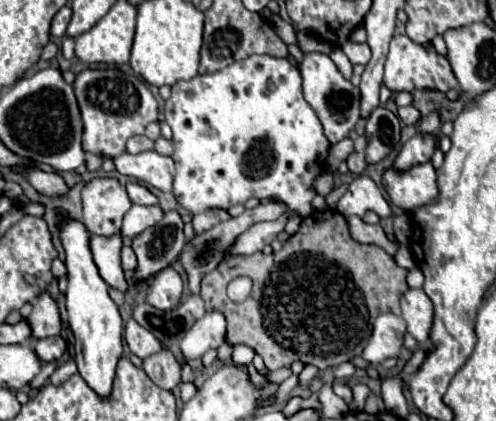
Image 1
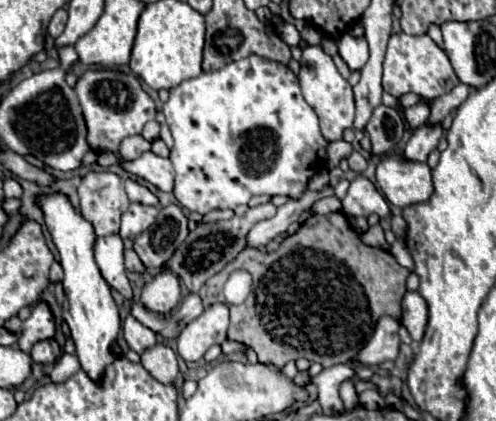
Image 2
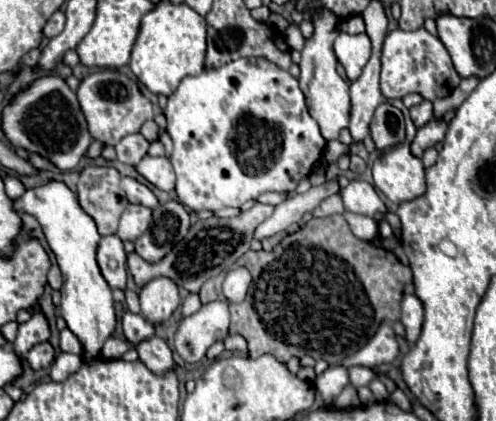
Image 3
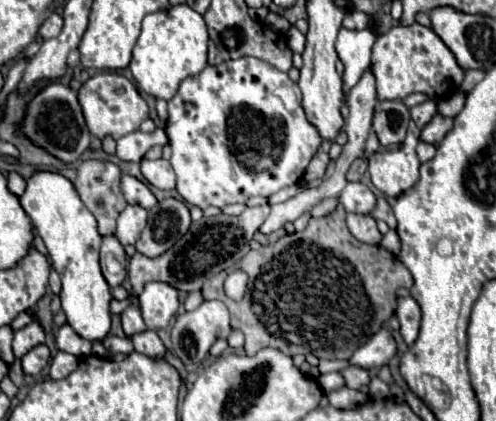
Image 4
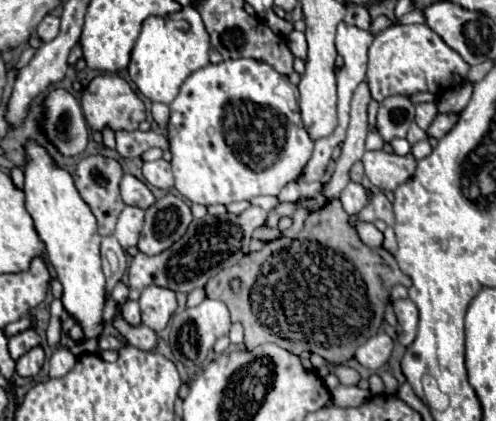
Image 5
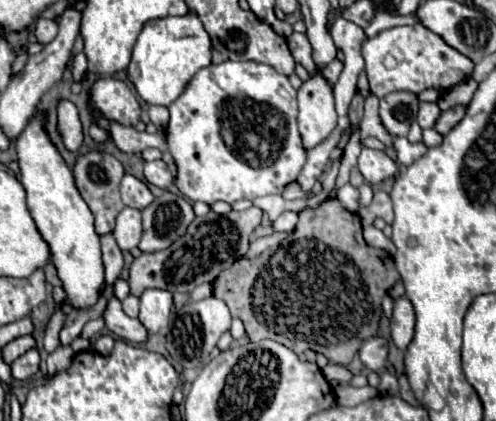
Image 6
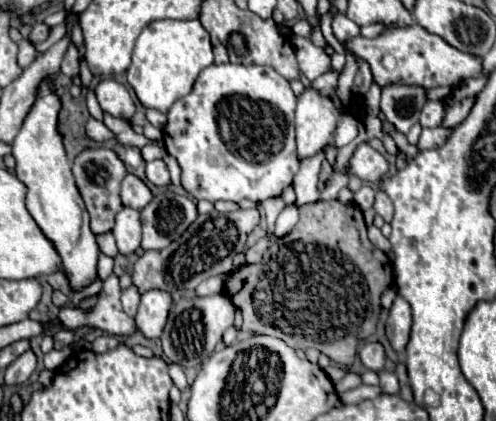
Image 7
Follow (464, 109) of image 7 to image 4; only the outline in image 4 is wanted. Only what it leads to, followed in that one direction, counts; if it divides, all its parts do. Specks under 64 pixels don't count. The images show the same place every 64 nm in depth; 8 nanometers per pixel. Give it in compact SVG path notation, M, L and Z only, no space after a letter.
M436 114L436 116L422 128L420 140L428 142L428 144L438 144L438 142L444 138L444 134L452 128L452 124L454 124L452 118L446 118L446 116Z

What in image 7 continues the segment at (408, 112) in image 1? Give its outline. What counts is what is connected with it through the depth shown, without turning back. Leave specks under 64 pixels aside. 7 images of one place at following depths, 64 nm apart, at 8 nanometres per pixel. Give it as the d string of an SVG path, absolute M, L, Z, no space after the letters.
M428 100L420 114L420 124L424 128L436 128L444 120L444 102L442 100Z

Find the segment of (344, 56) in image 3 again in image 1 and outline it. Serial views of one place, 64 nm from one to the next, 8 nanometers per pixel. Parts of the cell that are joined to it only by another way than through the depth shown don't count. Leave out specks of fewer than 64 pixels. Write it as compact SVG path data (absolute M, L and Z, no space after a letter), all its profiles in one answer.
M346 40L342 46L340 46L340 50L348 56L348 60L356 66L356 64L368 64L368 60L370 60L370 48L368 48L368 44L356 44L356 42L352 42L352 40Z

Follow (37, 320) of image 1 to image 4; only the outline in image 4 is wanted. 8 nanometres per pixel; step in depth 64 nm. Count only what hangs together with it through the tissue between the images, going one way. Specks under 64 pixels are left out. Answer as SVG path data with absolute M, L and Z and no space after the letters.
M32 322L24 328L20 328L16 334L14 334L14 340L12 340L12 352L16 358L22 358L28 350L32 350L34 346L42 344L44 342L44 330L38 322Z

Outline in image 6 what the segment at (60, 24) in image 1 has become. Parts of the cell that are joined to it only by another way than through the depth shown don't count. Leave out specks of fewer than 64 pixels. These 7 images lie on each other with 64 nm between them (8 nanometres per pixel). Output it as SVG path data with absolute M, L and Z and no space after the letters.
M38 18L36 26L34 26L34 36L38 38L38 42L48 44L54 40L54 36L58 34L58 24L54 20L46 20L46 18Z

